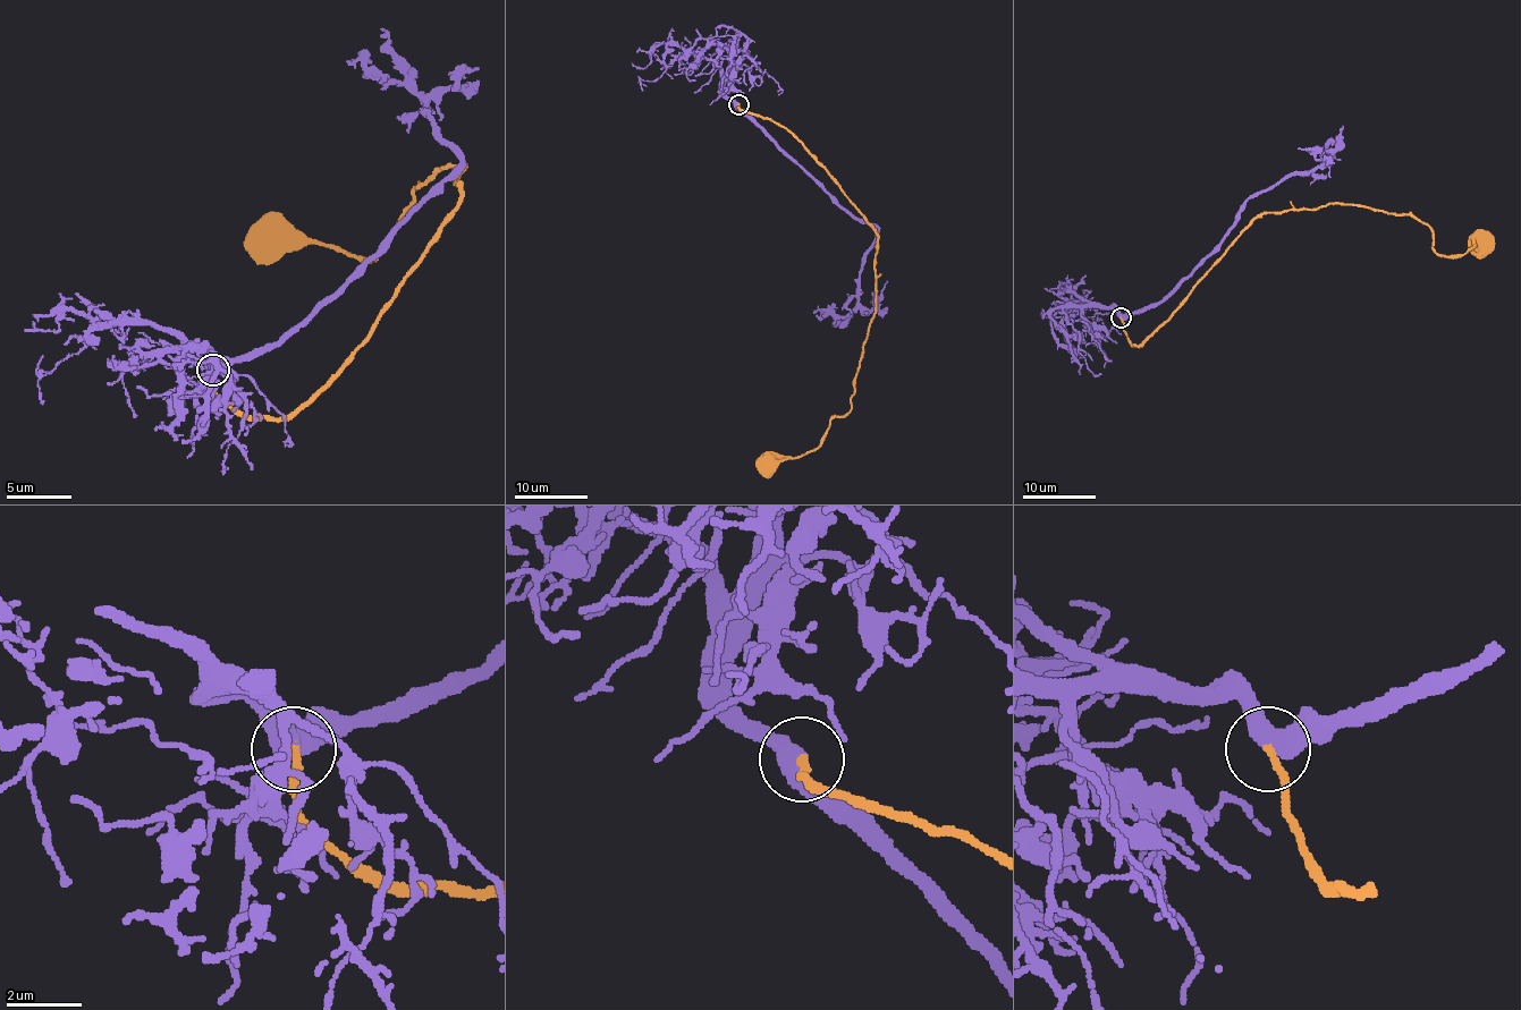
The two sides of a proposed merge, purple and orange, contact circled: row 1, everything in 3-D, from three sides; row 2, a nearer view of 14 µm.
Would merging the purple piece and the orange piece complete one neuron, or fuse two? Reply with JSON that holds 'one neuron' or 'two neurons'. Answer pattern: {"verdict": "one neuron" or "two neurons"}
{"verdict": "one neuron"}

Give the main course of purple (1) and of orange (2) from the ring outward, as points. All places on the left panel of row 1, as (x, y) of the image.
1: (212, 371), (271, 351), (301, 329), (459, 162), (404, 82), (381, 82), (358, 59), (346, 61)
2: (212, 371), (235, 409), (297, 413), (459, 183), (453, 166), (421, 185), (365, 260), (245, 244)

